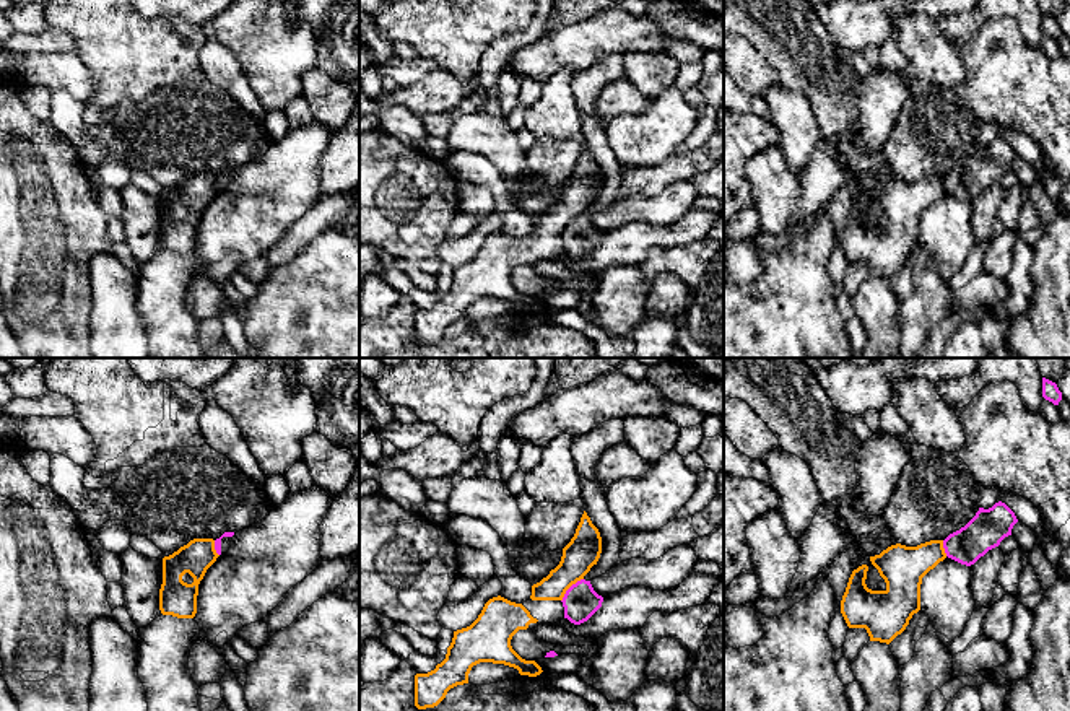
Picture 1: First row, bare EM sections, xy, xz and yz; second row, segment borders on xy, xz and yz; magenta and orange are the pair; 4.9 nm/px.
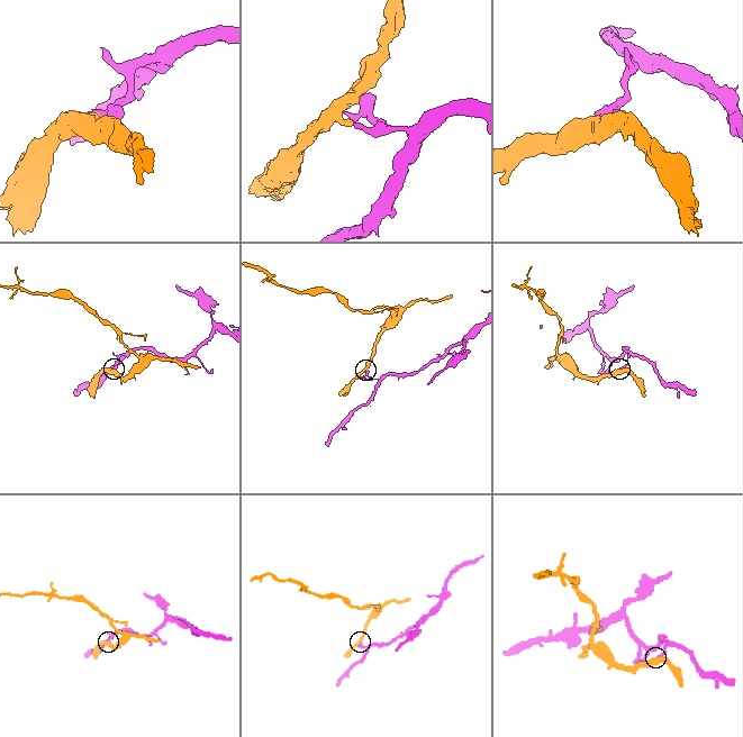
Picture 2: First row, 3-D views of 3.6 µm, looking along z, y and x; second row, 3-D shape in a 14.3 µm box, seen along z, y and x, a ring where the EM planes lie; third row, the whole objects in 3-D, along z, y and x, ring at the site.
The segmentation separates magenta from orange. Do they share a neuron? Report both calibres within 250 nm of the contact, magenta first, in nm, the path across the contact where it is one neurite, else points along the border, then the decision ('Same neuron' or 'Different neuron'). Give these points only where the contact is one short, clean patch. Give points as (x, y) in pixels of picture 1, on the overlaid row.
Thickness 170 nm (magenta) against 170 nm. Different neuron

